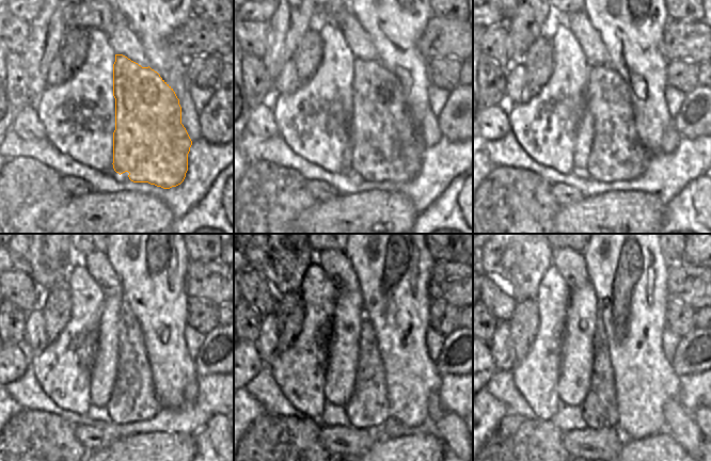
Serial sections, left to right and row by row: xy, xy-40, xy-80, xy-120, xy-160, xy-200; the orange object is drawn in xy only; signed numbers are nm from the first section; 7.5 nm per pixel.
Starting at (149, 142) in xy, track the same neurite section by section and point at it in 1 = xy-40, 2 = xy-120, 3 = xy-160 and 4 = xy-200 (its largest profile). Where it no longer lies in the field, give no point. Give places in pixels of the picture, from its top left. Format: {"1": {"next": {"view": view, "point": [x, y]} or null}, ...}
{"1": {"next": {"view": "xy-40", "point": [384, 141]}}, "2": {"next": {"view": "xy-120", "point": [132, 391]}}, "3": {"next": {"view": "xy-160", "point": [368, 394]}}, "4": {"next": {"view": "xy-200", "point": [601, 395]}}}

